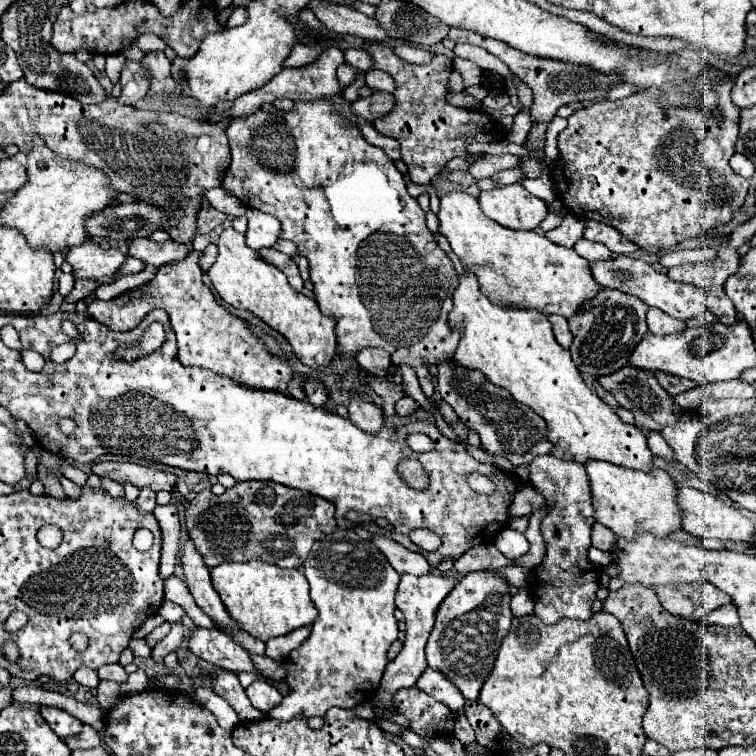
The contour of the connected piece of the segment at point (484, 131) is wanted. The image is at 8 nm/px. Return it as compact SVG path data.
M371 42L363 44L363 48L373 56L375 68L385 70L395 80L395 108L387 116L373 122L375 130L399 140L403 162L407 164L409 176L415 184L429 184L431 178L455 156L465 154L465 146L469 142L495 142L499 140L499 124L489 120L481 112L461 110L445 104L447 82L454 69L453 60L445 54L437 54L431 64L417 66L407 64L399 56L391 52L389 46Z

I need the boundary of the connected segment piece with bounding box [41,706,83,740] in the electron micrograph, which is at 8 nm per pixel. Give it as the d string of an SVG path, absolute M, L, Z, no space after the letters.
M41 706L41 716L47 720L47 724L51 726L51 730L53 730L61 740L79 734L81 728L83 728L83 724L81 724L75 716L67 714L67 712L59 710L59 708Z

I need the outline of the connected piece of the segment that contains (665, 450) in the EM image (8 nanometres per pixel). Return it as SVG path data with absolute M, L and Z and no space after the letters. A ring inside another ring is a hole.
M647 432L647 444L649 444L649 448L651 448L653 454L657 454L657 456L661 456L665 460L673 460L675 458L673 452L671 452L671 448L663 440L661 432Z

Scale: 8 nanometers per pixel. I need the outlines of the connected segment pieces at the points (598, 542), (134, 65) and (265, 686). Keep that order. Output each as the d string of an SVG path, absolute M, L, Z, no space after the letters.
M599 522L593 524L593 528L591 528L591 544L595 548L599 548L599 550L611 550L613 544L615 544L615 538L617 536L609 528L605 528L603 524L599 524Z
M127 60L119 82L123 86L119 102L121 104L135 104L147 96L149 86L151 86L151 76L149 76L149 70L141 62Z
M263 678L255 680L245 692L247 692L247 698L251 700L251 704L257 710L261 710L261 712L269 712L271 708L279 706L281 700L283 700L283 696L279 694L279 690L271 682L267 682Z

